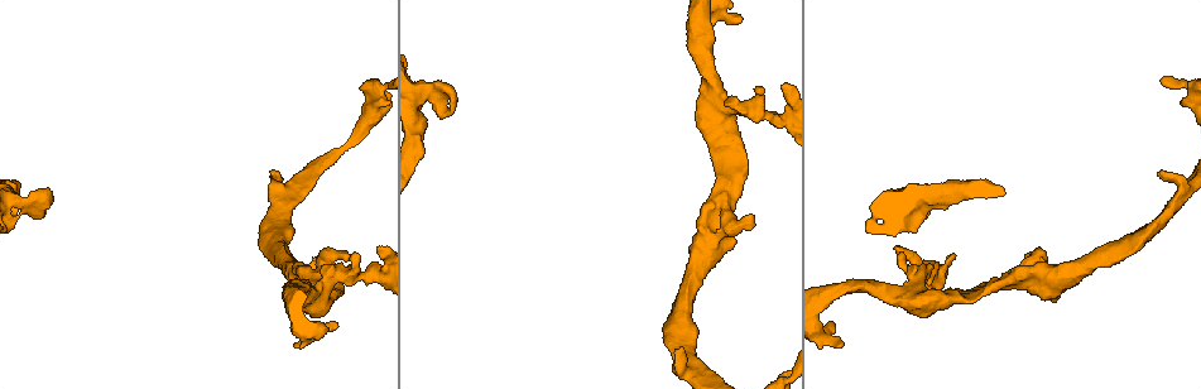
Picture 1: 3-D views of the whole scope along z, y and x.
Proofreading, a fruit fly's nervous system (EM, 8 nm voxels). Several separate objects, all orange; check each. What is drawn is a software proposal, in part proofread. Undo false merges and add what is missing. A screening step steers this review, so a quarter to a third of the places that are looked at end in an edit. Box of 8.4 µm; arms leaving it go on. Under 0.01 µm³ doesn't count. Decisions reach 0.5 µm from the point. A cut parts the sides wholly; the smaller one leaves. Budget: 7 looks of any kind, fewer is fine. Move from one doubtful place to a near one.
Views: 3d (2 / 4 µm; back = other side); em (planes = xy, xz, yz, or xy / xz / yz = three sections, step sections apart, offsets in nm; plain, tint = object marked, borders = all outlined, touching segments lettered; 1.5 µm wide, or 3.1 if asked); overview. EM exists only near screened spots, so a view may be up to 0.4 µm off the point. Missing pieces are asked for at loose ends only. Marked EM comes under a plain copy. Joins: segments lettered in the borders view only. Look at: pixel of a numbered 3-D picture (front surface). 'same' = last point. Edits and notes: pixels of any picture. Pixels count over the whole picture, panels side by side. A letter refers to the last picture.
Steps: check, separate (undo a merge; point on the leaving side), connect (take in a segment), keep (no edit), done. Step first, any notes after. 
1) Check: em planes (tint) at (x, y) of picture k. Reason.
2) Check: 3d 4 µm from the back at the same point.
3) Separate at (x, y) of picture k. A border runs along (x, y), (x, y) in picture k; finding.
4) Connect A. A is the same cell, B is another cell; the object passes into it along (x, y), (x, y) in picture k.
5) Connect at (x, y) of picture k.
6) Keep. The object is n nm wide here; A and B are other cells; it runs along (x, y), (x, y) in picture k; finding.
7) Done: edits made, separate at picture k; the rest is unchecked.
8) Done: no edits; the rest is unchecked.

Check: 3d 2 µm at (37, 211) of picture 1. Branch stops here.

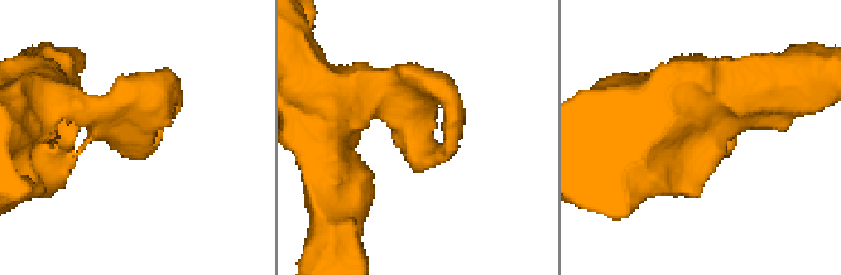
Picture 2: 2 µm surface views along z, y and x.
Check: em planes (borders) at (422, 171) of picture 2.

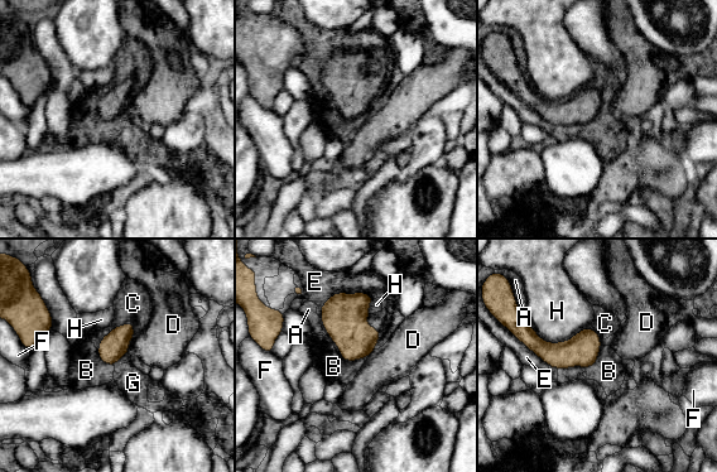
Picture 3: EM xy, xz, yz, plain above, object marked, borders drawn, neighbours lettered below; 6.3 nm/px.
Keep. A, B, C, D, E, F, G and H are other cells; a border runs along (114, 327), (131, 322), (134, 335) in picture 3; none of them fits.

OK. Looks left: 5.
Check: 3d 4 µm at (841, 341) of picture 1. Free end.

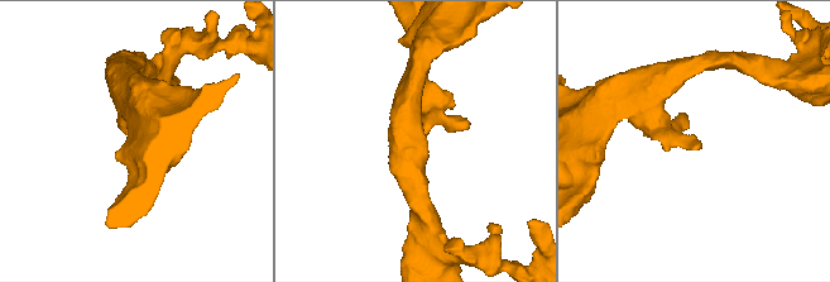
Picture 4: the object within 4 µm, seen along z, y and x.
Check: em planes (borders) at (700, 148) of picture 4. Shape alone is not enough.

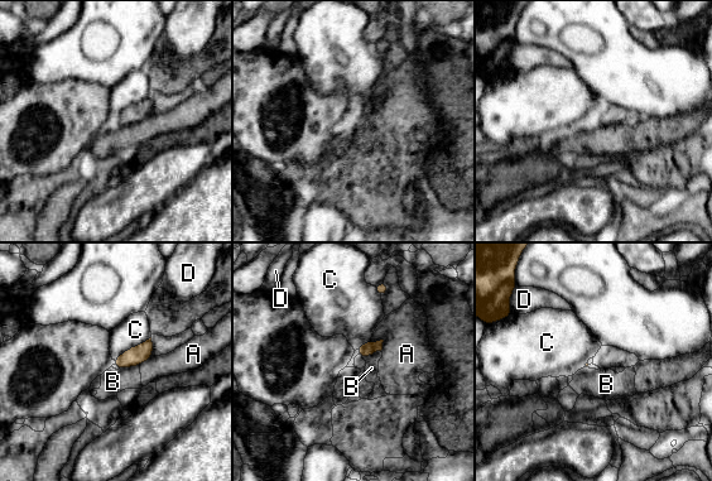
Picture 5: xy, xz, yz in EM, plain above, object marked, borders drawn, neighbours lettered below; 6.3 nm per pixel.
Keep. A, B, C and D are other cells; a border runs along (139, 364), (119, 369) in picture 5; no lettered segment goes on from it.

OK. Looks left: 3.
Check: em planes (borders) at (1159, 171) of picture 1. Branch stops here.

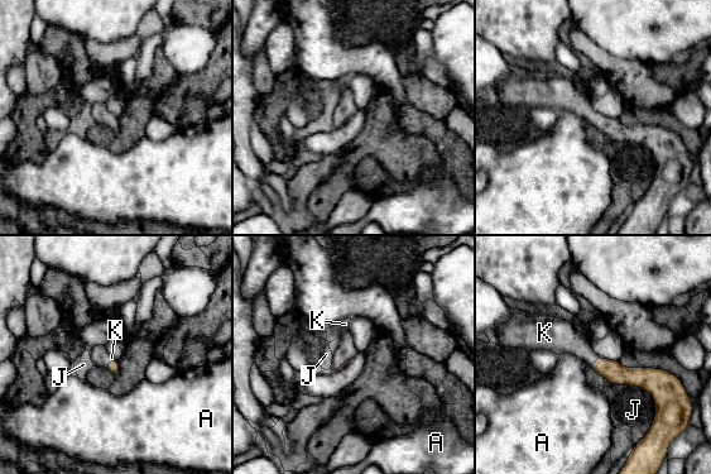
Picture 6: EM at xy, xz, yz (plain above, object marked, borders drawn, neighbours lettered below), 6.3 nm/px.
Connect at (100, 357) of picture 6. K is the same cell, A and J are other cells; the object passes into it along (113, 365), (109, 362), (100, 357) in picture 6; the cell continues.

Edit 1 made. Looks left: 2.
Done: edits made, connect at picture 6; the rest is unchecked.

